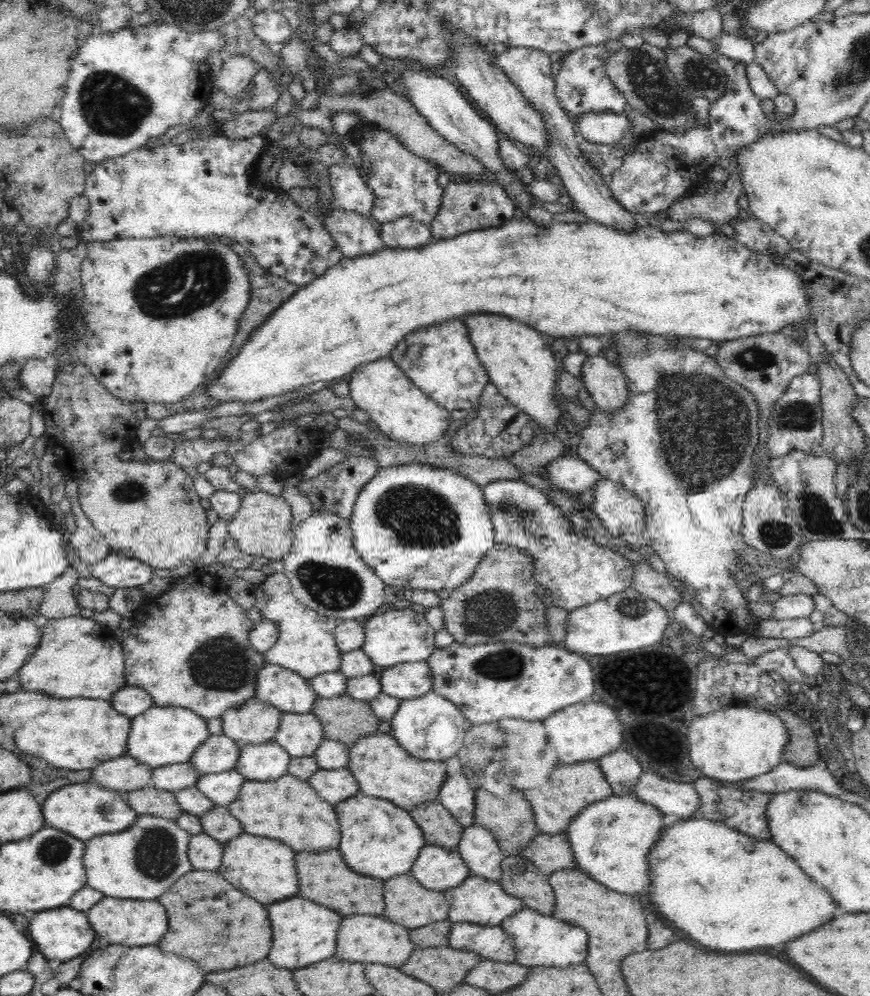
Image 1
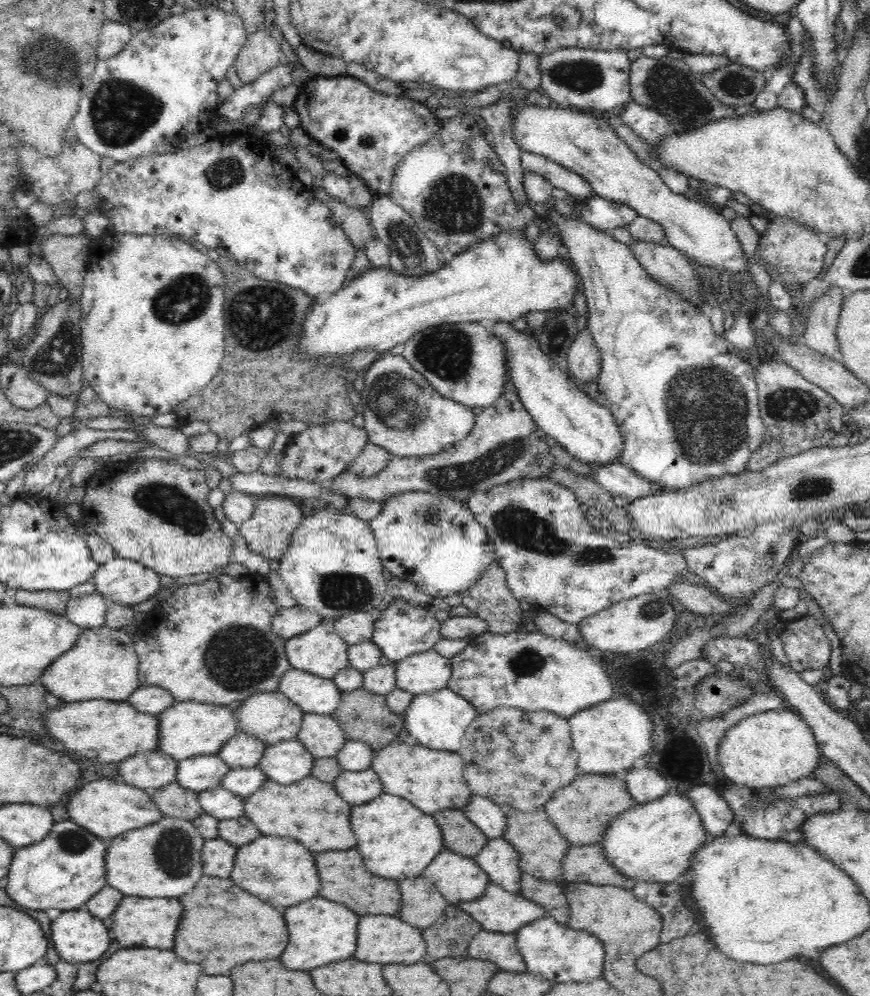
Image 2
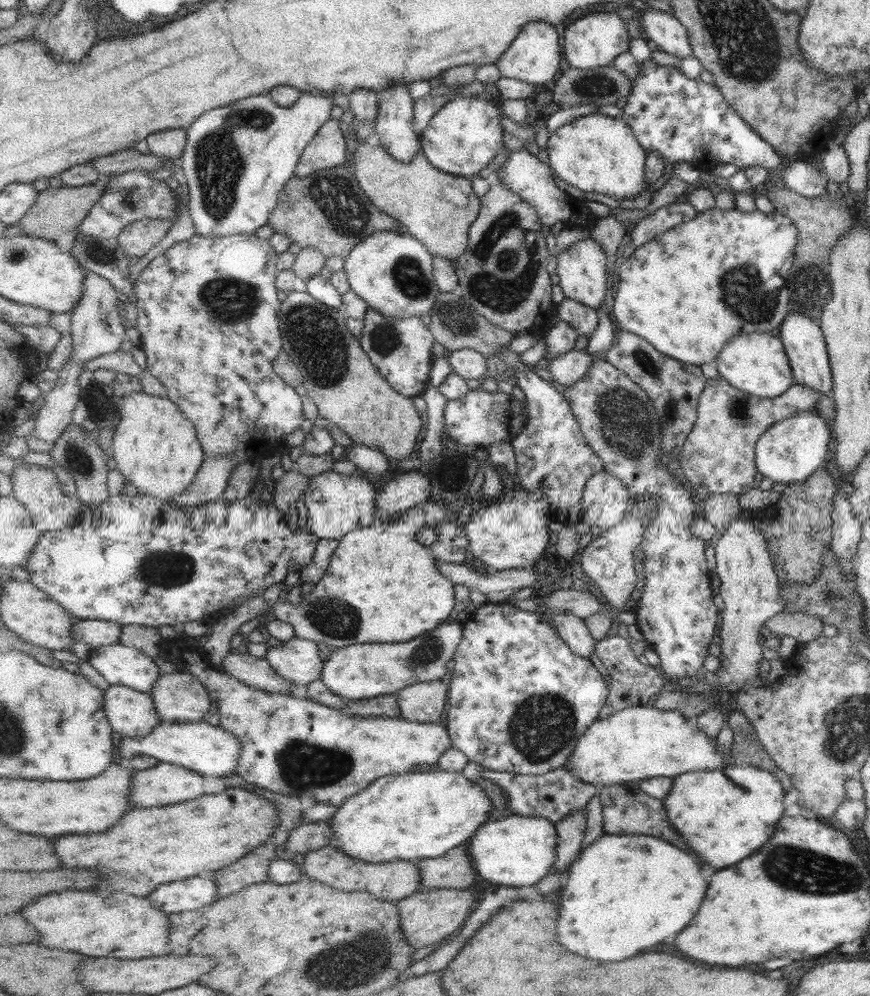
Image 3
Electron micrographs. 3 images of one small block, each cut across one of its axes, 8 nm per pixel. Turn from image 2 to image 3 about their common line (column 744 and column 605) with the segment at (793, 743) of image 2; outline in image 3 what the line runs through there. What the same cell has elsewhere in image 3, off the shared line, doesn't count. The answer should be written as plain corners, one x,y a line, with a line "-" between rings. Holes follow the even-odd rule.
633,706
594,722
566,767
584,782
597,787
633,784
659,776
676,778
686,772
722,771
726,765
736,762
732,756
728,759
720,756
716,741
702,733
695,720
686,718
679,710

